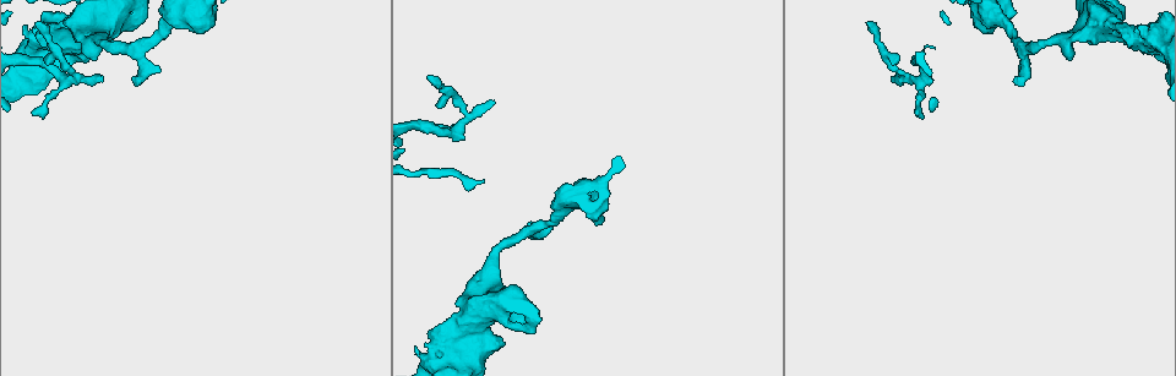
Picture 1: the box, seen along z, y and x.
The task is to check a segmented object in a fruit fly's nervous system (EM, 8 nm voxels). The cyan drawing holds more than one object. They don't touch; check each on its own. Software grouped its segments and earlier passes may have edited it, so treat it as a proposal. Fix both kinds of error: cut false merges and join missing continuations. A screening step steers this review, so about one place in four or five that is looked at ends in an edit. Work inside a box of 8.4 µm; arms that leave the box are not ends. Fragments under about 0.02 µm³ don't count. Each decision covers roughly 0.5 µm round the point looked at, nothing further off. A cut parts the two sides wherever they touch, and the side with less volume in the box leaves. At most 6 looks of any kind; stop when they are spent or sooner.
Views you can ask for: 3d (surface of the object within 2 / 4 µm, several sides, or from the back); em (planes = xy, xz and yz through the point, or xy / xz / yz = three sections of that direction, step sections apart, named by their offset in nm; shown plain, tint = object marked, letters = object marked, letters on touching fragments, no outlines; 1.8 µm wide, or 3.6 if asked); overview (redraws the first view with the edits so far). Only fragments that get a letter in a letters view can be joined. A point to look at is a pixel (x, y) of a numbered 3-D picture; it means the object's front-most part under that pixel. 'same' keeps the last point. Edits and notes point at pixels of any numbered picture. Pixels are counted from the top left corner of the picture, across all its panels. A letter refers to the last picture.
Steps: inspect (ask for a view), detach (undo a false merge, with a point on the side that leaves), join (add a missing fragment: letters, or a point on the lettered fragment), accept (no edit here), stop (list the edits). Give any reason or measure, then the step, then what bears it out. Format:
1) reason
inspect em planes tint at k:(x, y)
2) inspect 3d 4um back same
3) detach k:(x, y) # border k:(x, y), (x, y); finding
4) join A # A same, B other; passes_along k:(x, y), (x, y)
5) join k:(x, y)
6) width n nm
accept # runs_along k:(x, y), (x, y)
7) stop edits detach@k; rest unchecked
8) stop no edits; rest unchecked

closes a loop
inspect em xy step 8 tint at 1:(1146, 38)

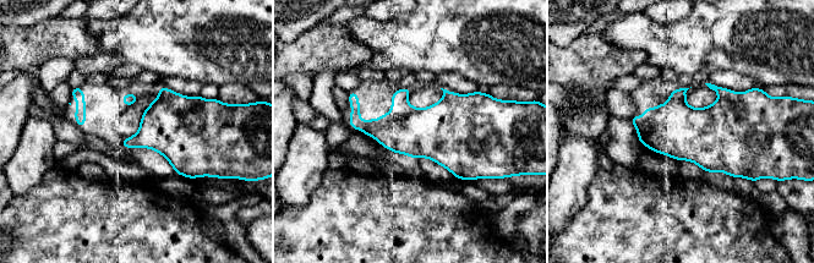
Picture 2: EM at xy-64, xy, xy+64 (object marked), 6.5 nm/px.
another direction
inspect em planes letters same

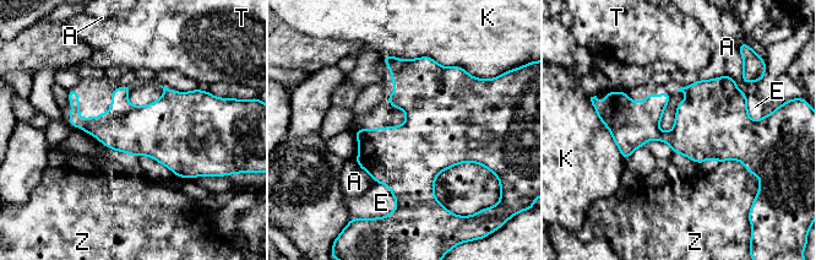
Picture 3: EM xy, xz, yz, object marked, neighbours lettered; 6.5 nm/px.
width 340 nm
accept # A other, E other, K other, T other, Z other; border 3:(717, 161), (740, 161), (745, 168); all the same cell

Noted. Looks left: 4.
thin end
inspect 3d 4um at 1:(429, 78)

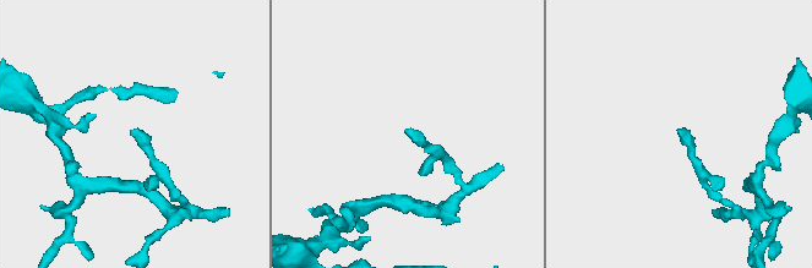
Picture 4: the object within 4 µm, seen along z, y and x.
inspect em xz step 8 tint at 4:(409, 130)

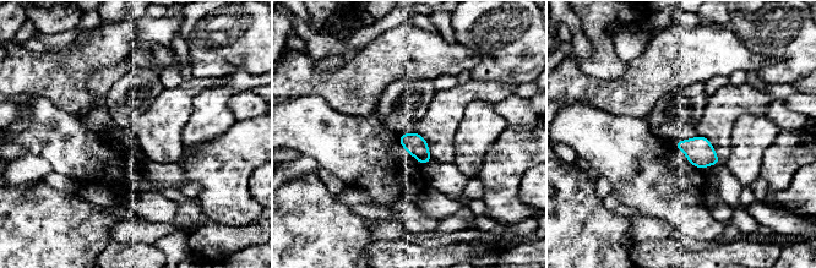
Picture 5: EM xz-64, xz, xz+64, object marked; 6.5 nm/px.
inspect em planes letters same

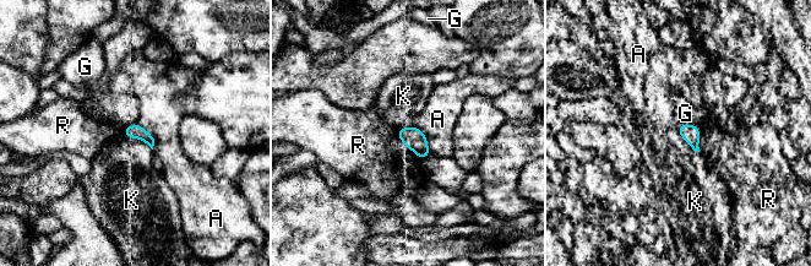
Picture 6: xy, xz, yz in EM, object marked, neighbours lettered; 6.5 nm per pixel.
accept # A other, G other, K other, R other; border 6:(123, 131), (141, 139), (152, 150); no lettered fragment goes on from it

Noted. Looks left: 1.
sharp bend
inspect em planes letters at 1:(134, 47)

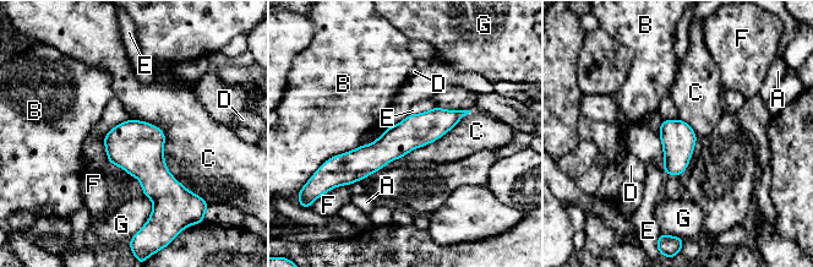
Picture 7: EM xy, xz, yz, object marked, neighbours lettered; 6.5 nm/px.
width 220 nm
accept # A other, B other, C other, D other, E other, F other, G other; runs_along 7:(462, 113), (371, 158), (337, 163); continuous, no second cell

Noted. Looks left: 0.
stop no edits; rest unchecked

